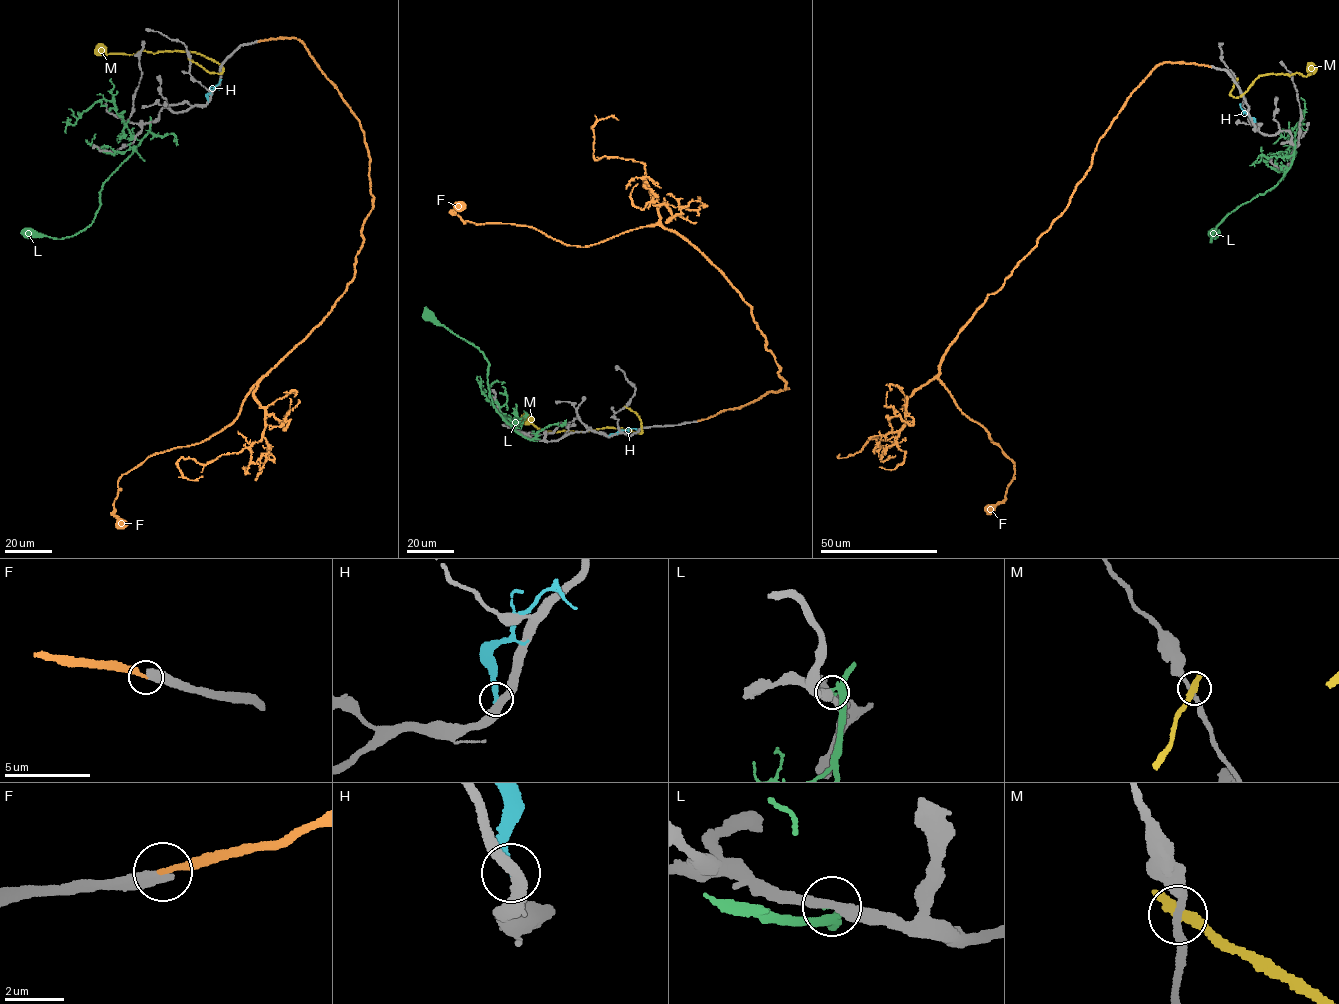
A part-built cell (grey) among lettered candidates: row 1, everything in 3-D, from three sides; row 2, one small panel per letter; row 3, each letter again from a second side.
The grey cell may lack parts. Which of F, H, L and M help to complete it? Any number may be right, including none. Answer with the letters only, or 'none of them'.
F

